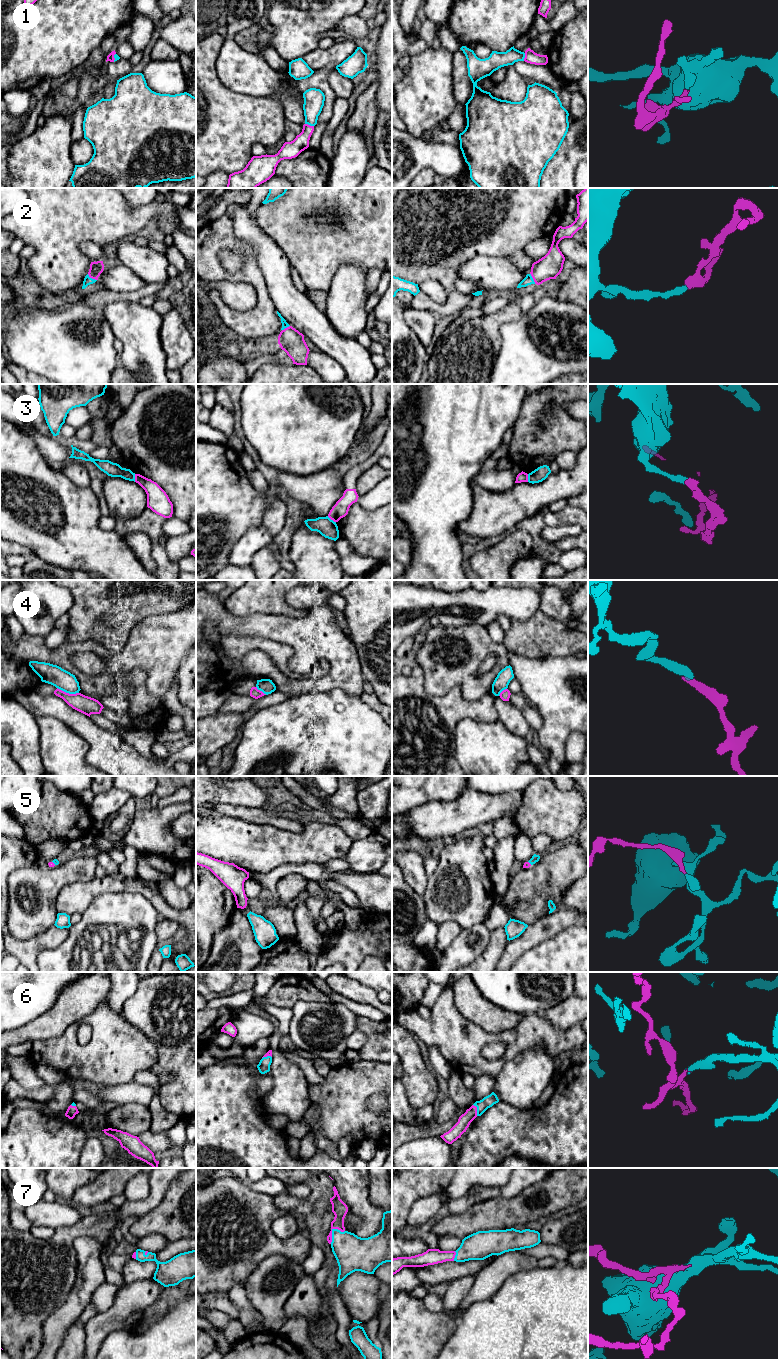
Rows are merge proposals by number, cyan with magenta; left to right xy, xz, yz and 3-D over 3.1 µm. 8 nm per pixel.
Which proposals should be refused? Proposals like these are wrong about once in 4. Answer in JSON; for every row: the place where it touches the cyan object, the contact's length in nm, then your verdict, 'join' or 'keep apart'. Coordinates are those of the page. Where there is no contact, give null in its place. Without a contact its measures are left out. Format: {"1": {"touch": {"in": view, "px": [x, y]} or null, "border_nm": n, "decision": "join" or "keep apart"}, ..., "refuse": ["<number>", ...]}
{"1": {"touch": {"in": "xz", "px": [309, 124]}, "border_nm": 80, "decision": "join"}, "2": {"touch": {"in": "xy", "px": [91, 278]}, "border_nm": 90, "decision": "join"}, "3": {"touch": {"in": "xz", "px": [330, 519]}, "border_nm": 90, "decision": "keep apart"}, "4": {"touch": {"in": "xy", "px": [68, 692]}, "border_nm": 180, "decision": "keep apart"}, "5": {"touch": {"in": "xy", "px": [54, 863]}, "border_nm": 40, "decision": "join"}, "6": {"touch": {"in": "yz", "px": [477, 1110]}, "border_nm": 100, "decision": "join"}, "7": {"touch": {"in": "xz", "px": [332, 1231]}, "border_nm": 160, "decision": "join"}, "refuse": ["3", "4"]}

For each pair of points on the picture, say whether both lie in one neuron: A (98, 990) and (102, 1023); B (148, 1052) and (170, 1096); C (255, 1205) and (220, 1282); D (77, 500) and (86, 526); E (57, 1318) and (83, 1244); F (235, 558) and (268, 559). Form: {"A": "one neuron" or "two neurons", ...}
{"A": "two neurons", "B": "two neurons", "C": "one neuron", "D": "one neuron", "E": "one neuron", "F": "two neurons"}

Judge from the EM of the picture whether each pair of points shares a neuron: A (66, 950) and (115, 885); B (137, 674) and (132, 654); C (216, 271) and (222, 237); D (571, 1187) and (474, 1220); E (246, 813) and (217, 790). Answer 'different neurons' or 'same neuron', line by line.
A: different neurons
B: different neurons
C: same neuron
D: same neuron
E: different neurons

